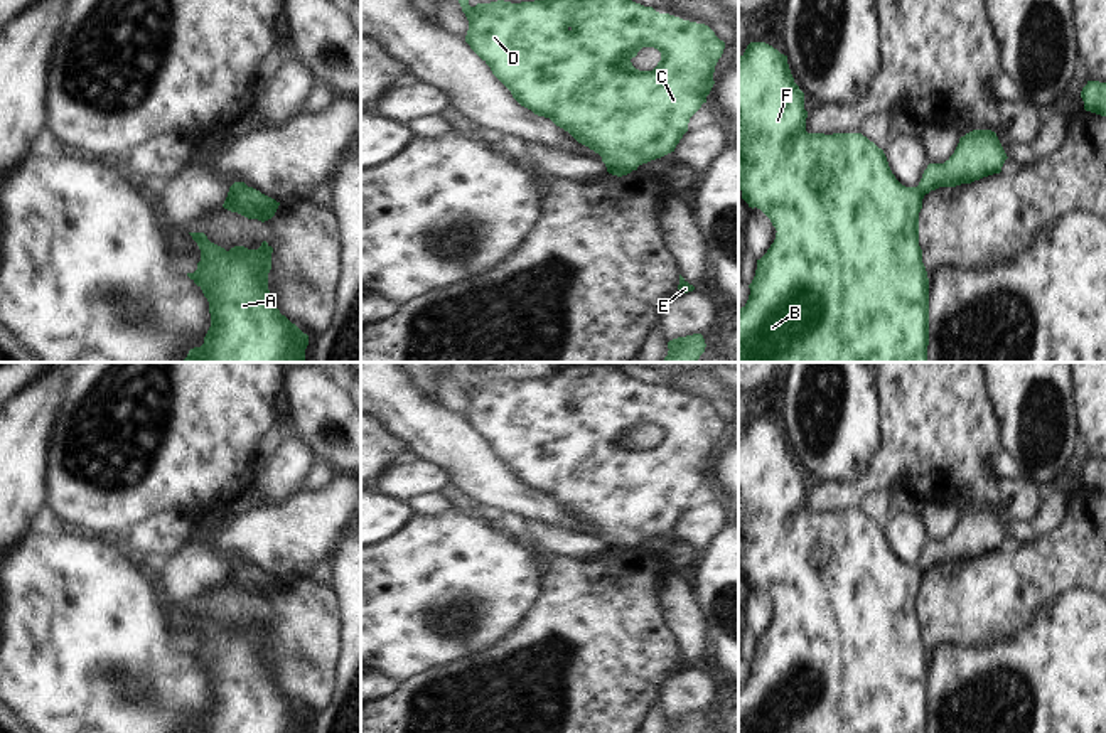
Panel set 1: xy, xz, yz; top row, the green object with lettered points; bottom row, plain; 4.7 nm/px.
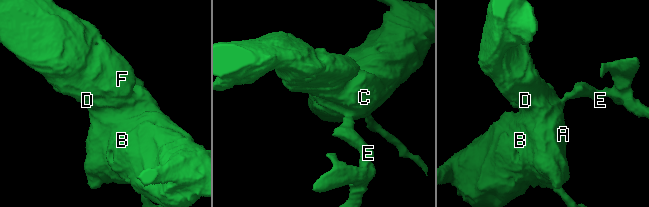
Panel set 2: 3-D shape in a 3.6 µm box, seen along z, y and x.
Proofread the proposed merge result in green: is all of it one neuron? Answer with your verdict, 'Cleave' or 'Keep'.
Cleave.

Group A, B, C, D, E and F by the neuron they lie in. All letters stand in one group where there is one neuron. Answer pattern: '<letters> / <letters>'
A B C D F / E

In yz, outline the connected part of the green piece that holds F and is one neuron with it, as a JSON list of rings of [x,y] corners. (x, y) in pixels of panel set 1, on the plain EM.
[[[750,420],[738,435],[738,564],[749,585],[760,586],[776,605],[776,617],[757,637],[747,681],[738,686],[738,733],[927,733],[929,655],[919,623],[919,590],[924,573],[902,563],[892,551],[882,526],[862,511],[808,511],[804,470],[794,460],[787,433],[765,420]]]

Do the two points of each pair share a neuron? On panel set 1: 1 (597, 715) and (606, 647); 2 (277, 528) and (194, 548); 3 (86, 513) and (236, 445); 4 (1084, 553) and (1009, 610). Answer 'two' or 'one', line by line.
1: one
2: two
3: one
4: one

